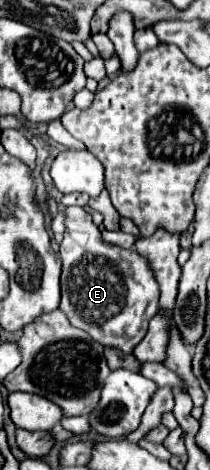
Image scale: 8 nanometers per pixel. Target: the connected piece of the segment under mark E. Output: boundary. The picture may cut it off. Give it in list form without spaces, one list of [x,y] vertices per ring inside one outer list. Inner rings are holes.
[[[65,207],[65,233],[59,249],[63,261],[61,271],[61,311],[73,327],[87,331],[105,347],[131,353],[145,337],[151,317],[157,313],[159,287],[147,261],[135,251],[113,247],[101,239],[99,227],[81,207]],[[155,301],[155,305],[153,305]]]

